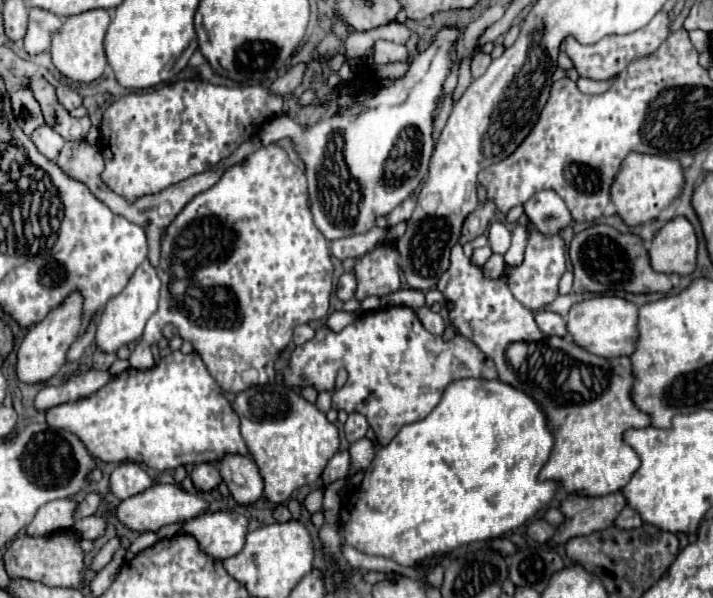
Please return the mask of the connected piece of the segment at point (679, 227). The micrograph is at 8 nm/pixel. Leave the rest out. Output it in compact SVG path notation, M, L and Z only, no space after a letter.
M684 216L666 222L650 246L652 268L664 274L692 274L696 268L696 254L696 230Z

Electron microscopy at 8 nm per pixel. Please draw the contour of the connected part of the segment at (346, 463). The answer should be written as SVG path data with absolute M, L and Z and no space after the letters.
M340 450L340 452L336 452L336 454L330 458L330 462L326 464L324 474L322 474L322 480L324 480L324 484L328 486L328 484L332 484L332 482L336 482L336 480L346 478L348 474L350 474L350 452L348 452L348 450Z

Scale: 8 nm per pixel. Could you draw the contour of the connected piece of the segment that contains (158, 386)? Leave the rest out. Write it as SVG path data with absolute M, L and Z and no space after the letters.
M172 352L160 360L150 370L128 368L122 374L116 374L108 384L98 392L80 398L76 402L66 402L46 410L46 422L52 428L64 428L76 434L88 452L104 462L140 462L154 470L172 470L186 464L200 462L218 462L226 452L248 454L248 448L240 436L240 420L232 410L232 404L222 396L220 386L208 374L202 358L182 352Z

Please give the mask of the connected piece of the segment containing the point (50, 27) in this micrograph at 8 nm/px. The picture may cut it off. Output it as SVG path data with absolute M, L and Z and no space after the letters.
M32 8L28 16L28 32L24 36L24 50L30 56L46 52L50 48L52 34L58 32L60 26L62 18L58 18L56 14L42 8Z

